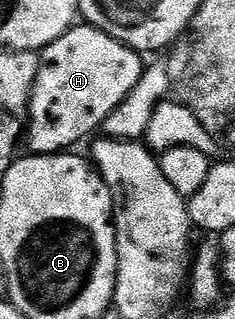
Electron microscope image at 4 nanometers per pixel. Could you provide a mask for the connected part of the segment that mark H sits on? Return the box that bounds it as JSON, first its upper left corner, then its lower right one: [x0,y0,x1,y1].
[25,23,145,154]

